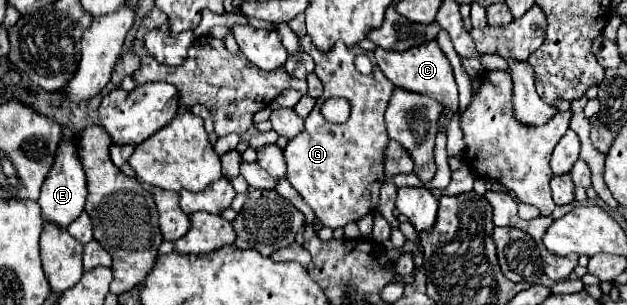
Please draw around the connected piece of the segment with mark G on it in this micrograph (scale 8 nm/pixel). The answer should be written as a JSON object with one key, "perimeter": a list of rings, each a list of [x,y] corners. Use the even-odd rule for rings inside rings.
{"perimeter":[[[306,36],[302,38],[302,50],[316,62],[314,74],[320,78],[324,92],[308,114],[302,134],[288,140],[284,148],[288,164],[286,180],[310,204],[322,226],[342,228],[348,222],[356,222],[364,214],[374,212],[378,206],[378,192],[384,184],[384,148],[388,144],[384,113],[394,86],[382,78],[374,54],[360,46],[350,48],[344,42],[336,42],[330,52],[322,54]],[[358,54],[366,54],[374,64],[370,74],[360,74],[356,70],[354,58]],[[332,96],[344,96],[352,106],[350,118],[344,124],[332,124],[320,114],[320,106]]]}

